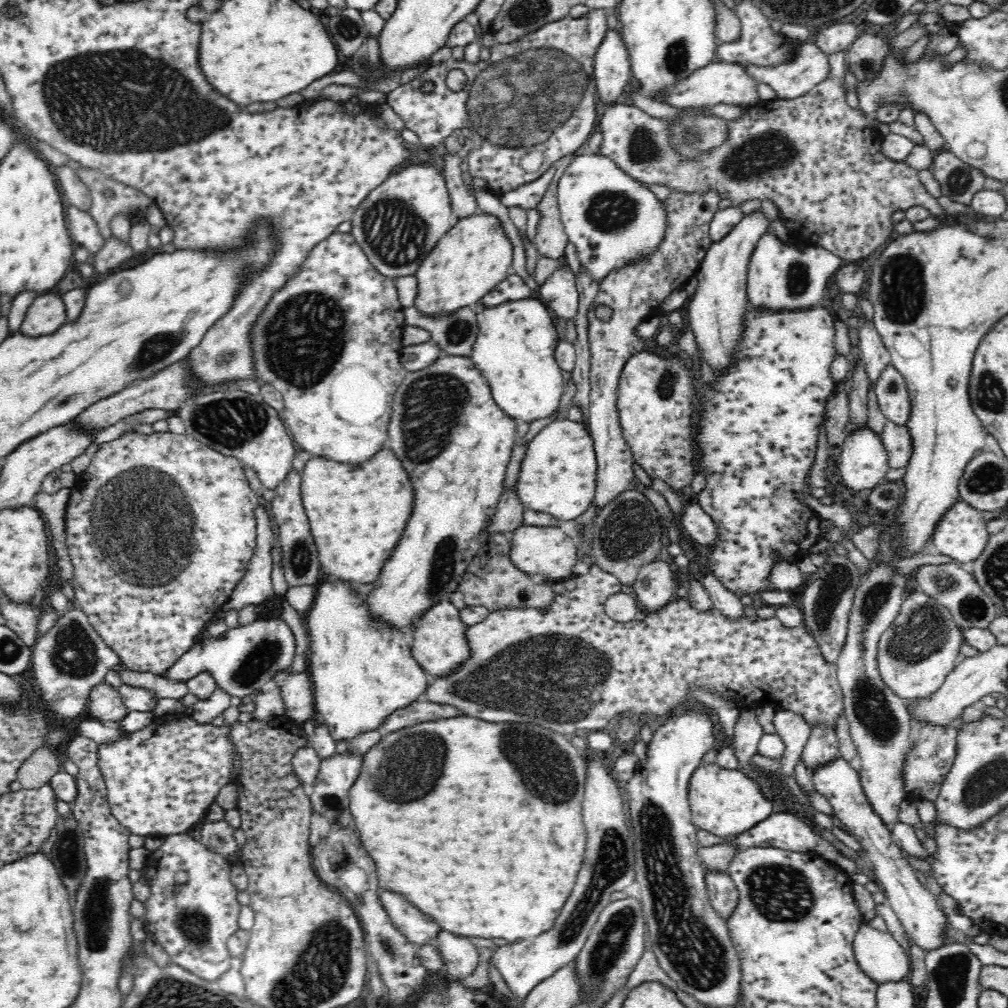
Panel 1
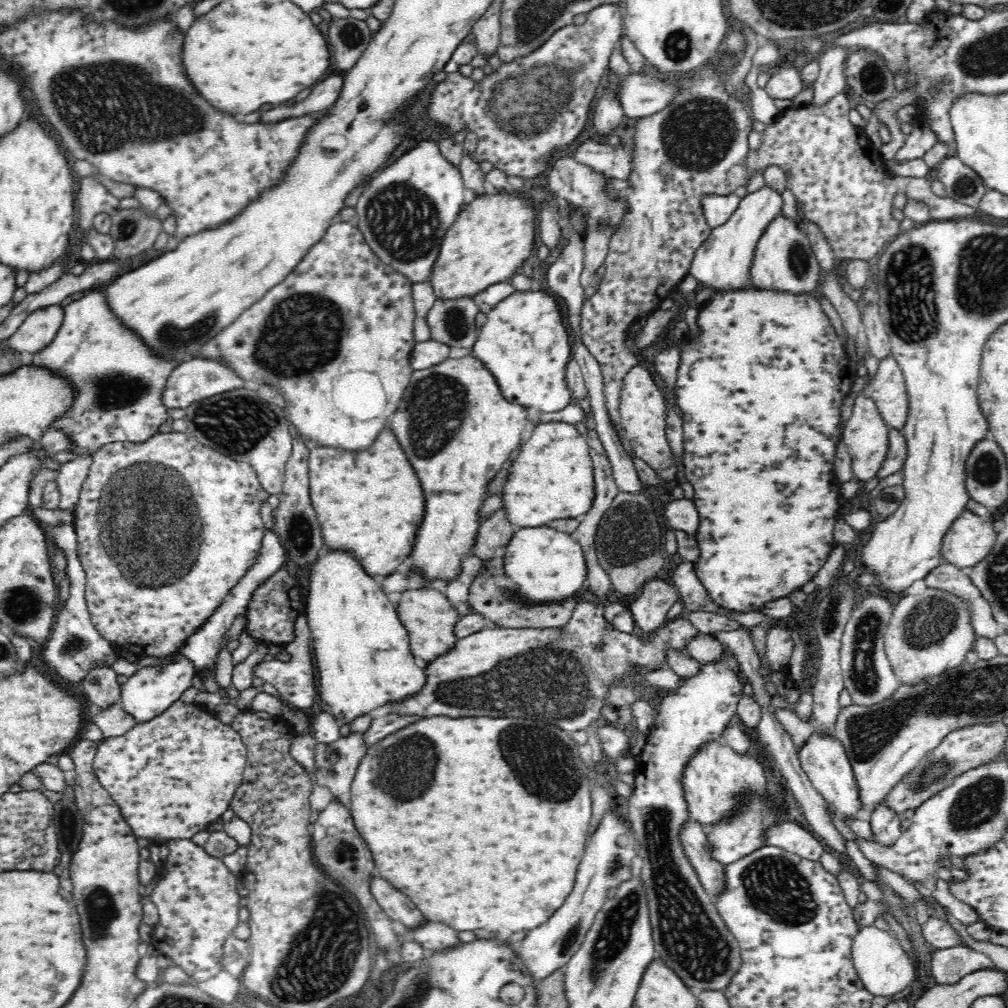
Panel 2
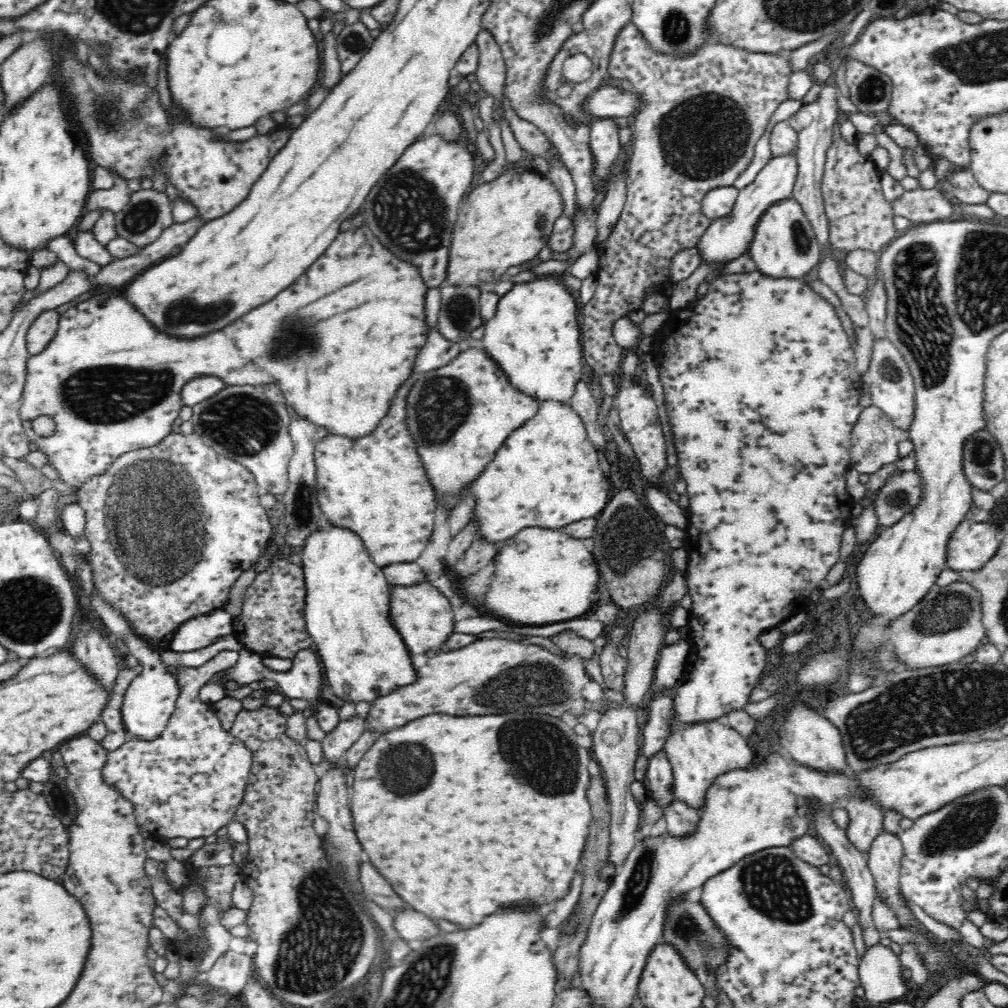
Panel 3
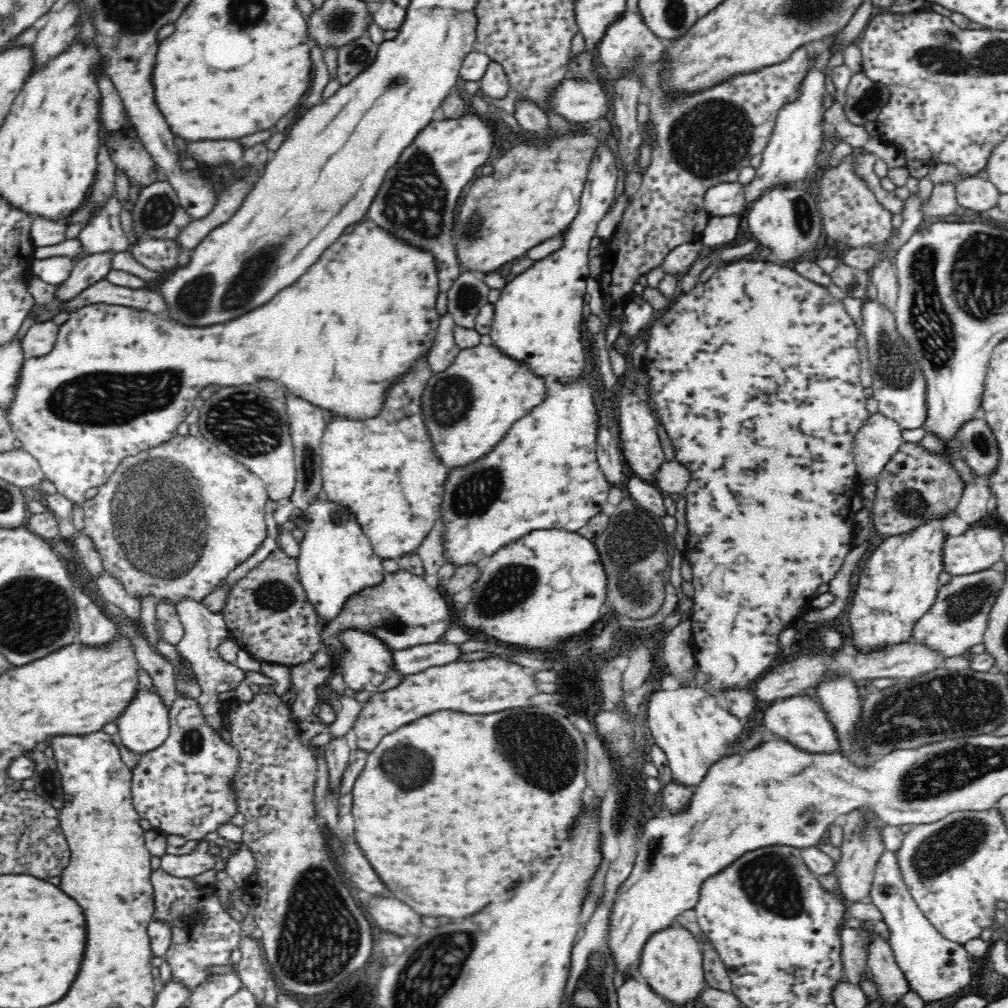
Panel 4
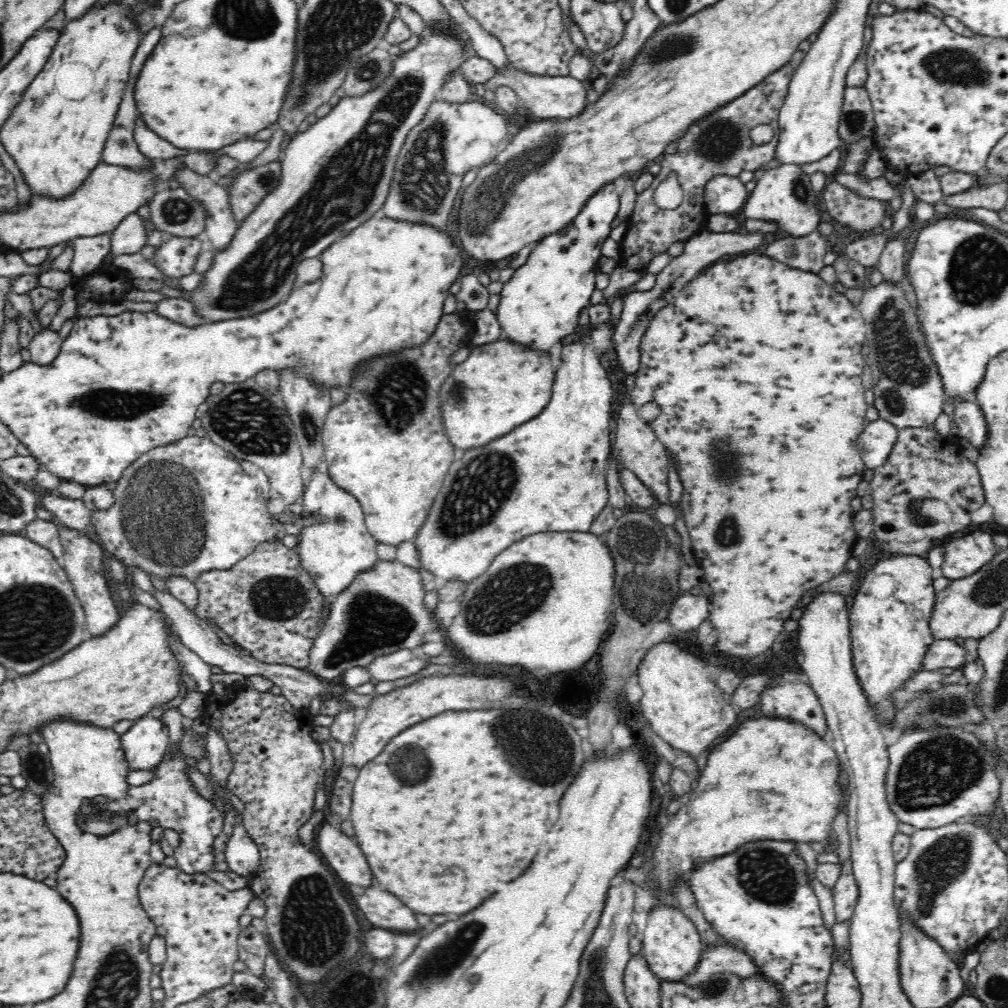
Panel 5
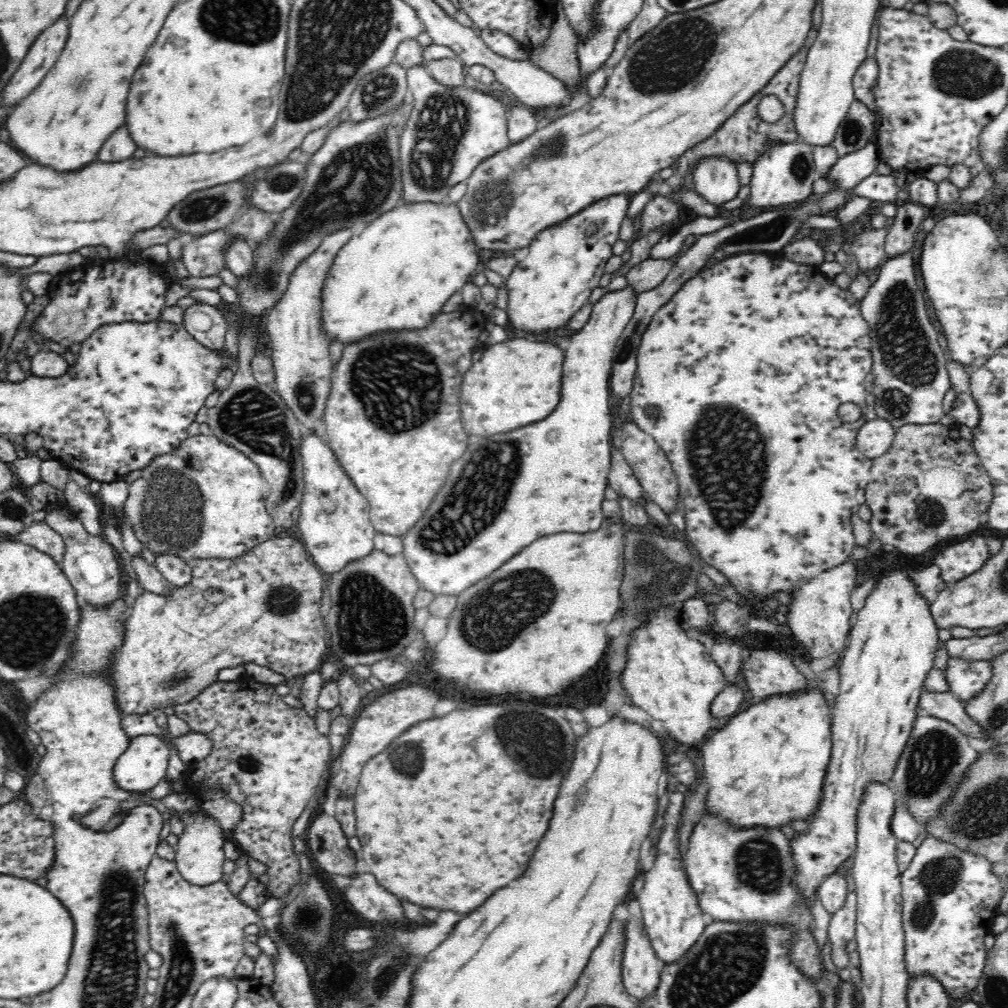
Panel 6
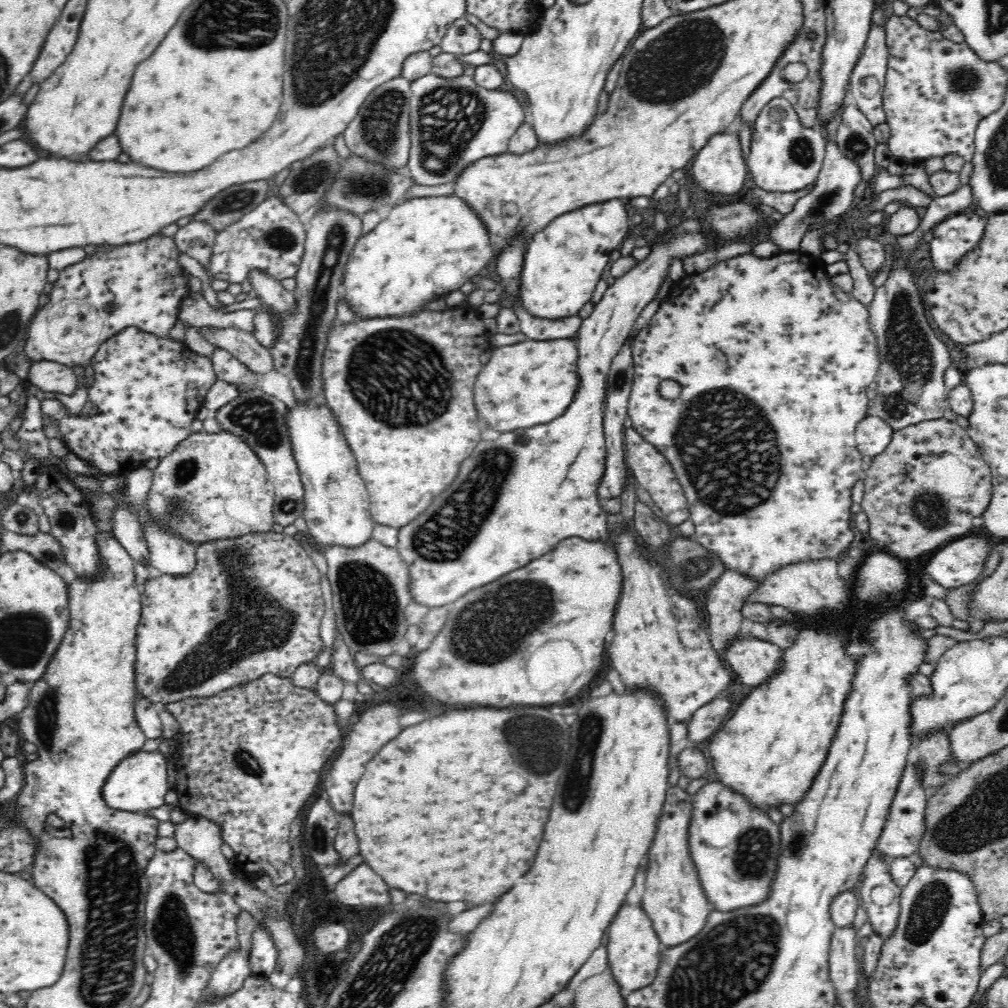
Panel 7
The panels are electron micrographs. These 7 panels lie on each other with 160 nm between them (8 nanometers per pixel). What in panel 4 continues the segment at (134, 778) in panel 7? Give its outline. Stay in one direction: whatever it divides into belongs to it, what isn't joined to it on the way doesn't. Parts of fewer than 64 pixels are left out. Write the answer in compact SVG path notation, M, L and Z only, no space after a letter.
M153 685L150 690L148 688L138 688L115 722L119 730L120 741L134 753L150 751L162 744L162 741L166 740L169 735L169 723L168 705L164 703L156 685Z

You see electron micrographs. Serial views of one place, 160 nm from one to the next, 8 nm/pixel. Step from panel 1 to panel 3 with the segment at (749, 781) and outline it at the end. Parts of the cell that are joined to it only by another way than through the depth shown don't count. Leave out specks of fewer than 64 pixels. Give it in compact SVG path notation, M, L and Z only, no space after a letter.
M671 718L670 729L672 734L666 740L664 750L674 771L674 795L691 810L700 812L706 806L706 794L718 776L754 766L754 751L748 746L747 739L740 737L734 729L722 725L720 720L704 725L683 726L676 725Z

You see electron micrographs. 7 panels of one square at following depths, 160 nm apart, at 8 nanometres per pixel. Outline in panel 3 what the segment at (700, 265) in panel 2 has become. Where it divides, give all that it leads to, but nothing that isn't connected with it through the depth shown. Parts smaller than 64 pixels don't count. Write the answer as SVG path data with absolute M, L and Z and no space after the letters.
M794 154L773 156L755 180L739 190L733 209L726 216L711 221L706 233L696 246L703 264L709 264L709 266L728 264L750 252L754 236L757 234L756 228L760 224L764 212L768 211L768 208L772 208L774 204L791 198L796 174L798 174L796 166Z

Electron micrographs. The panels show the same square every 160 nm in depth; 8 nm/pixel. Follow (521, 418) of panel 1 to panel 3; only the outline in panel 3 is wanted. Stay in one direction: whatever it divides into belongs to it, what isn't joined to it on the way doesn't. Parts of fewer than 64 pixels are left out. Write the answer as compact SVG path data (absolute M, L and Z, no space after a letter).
M547 274L537 277L535 280L529 282L516 283L512 286L512 290L503 294L499 300L494 316L485 322L485 333L481 336L482 348L484 352L498 364L498 368L504 372L504 376L508 378L510 385L521 394L531 396L537 400L538 403L542 402L556 402L558 404L569 404L570 397L574 394L575 386L580 382L582 377L582 366L584 363L583 356L581 355L581 339L579 334L579 325L576 321L576 301L568 292L568 287L562 281L562 277L558 274Z

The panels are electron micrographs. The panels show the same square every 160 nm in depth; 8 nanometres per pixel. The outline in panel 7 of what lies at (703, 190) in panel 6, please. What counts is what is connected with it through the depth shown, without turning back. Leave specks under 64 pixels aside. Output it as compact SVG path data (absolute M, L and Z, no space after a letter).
M730 129L712 136L710 141L693 156L692 164L690 164L690 176L704 192L709 192L711 195L726 194L726 196L740 192L749 172L747 162L742 158L739 142L739 136Z

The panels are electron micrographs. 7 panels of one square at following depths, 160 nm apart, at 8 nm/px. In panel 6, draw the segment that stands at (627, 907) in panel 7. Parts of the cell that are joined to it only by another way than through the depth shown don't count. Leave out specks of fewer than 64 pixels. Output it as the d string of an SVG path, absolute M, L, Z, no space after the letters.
M630 915L626 921L626 948L622 960L622 980L638 1003L654 994L664 964L655 958L642 924Z

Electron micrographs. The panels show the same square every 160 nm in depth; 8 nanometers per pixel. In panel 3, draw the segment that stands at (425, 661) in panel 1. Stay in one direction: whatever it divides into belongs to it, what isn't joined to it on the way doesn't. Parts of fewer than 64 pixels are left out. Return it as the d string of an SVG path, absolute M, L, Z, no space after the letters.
M419 583L414 586L394 586L391 590L391 617L394 627L402 633L406 645L412 654L425 654L440 651L454 632L454 602L438 588L429 583Z

